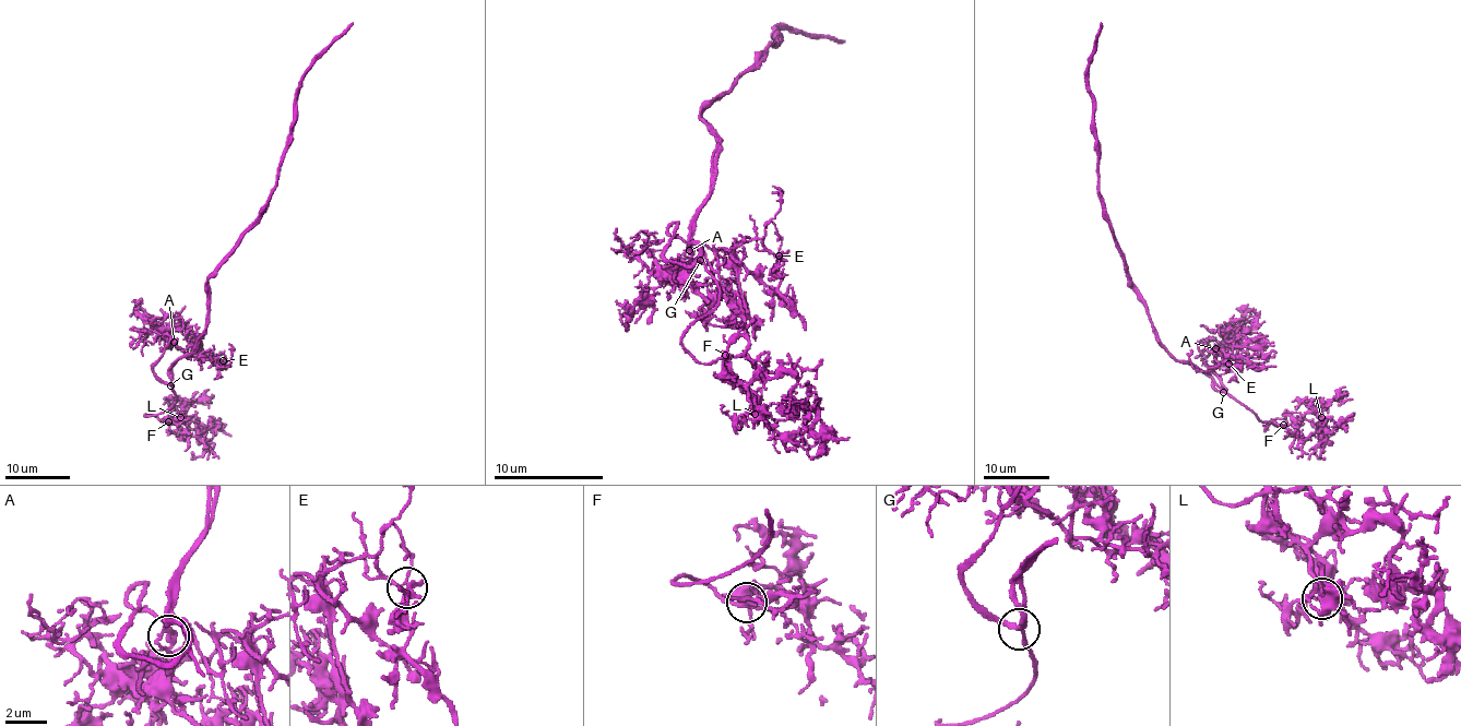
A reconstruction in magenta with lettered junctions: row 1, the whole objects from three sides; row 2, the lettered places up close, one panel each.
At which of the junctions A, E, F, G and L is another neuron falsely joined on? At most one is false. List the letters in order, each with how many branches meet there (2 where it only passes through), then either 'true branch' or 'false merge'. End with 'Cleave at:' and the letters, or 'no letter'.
A: 4 | true branch
E: 4 | true branch
F: 4 | true branch
G: 4 | true branch
L: 4 | true branch
Cleave at: no letter

